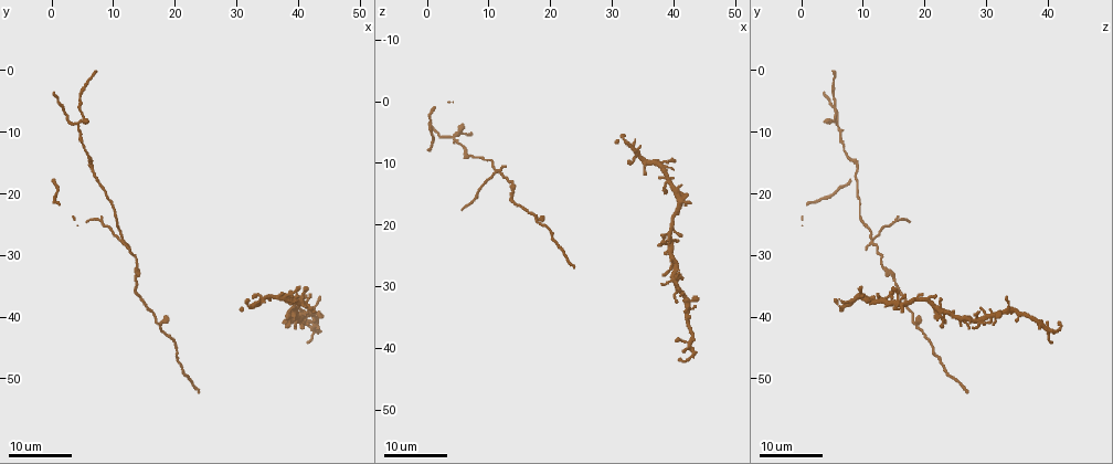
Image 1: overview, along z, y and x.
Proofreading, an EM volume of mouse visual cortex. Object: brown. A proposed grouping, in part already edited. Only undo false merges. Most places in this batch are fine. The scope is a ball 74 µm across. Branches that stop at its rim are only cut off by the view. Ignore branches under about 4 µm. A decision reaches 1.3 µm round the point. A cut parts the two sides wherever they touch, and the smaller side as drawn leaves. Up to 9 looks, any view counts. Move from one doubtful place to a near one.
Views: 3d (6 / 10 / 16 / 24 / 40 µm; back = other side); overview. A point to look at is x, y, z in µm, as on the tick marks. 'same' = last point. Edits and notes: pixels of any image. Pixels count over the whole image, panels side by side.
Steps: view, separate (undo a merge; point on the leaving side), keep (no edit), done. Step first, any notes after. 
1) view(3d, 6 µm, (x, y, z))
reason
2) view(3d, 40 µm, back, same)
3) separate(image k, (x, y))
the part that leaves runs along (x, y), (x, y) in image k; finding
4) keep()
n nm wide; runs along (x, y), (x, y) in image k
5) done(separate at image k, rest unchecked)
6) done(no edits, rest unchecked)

view(3d, 16 µm, (11.5, 27.0, 11.5))
thin arm on a thick one

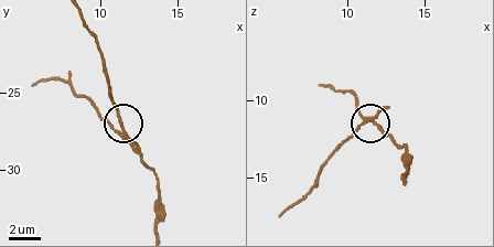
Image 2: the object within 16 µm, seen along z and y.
view(3d, 10 µm, (11.2, 27.4, 11.4))
zoom in

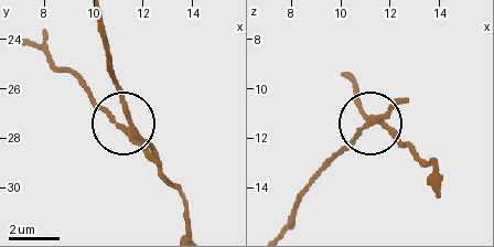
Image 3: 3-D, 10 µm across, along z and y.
separate(image 3, (151, 159))
180 nm wide; two neurons meet here

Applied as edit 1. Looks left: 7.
view(overview)

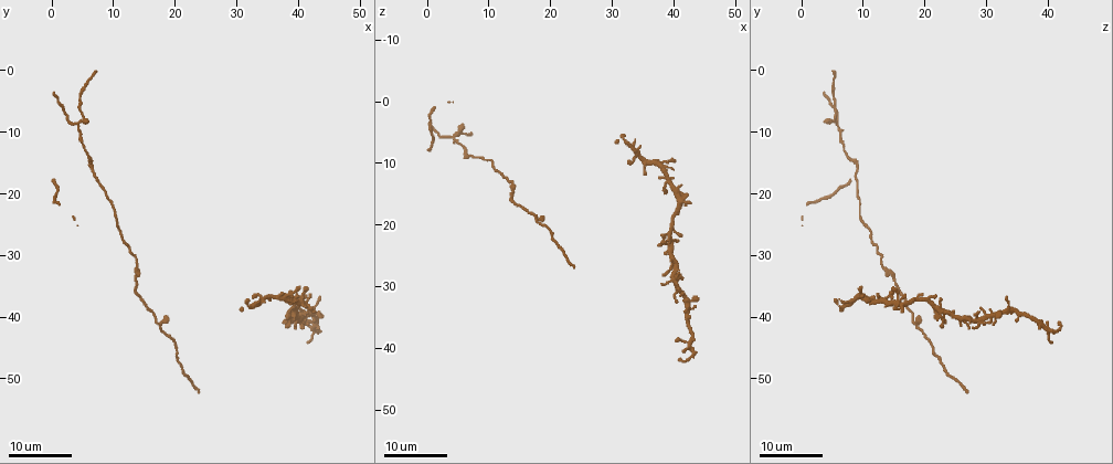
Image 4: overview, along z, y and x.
view(3d, 16 µm, (18.0, 41.5, 18.5))
thin arm on a thick one

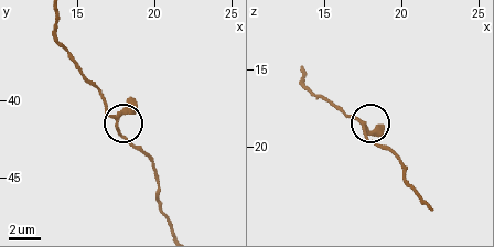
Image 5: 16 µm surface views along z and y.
view(3d, 6 µm, (17.4, 41.4, 18.6))

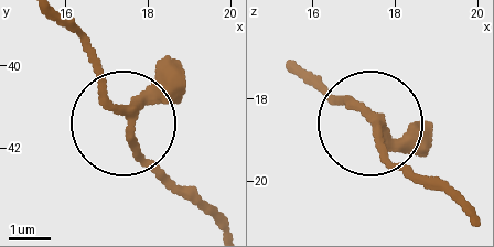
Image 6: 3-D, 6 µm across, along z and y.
keep()
3 arms; runs along (425, 127), (376, 137), (425, 186) in image 6; one neuron here

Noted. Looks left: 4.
view(3d, 24 µm, (6.5, 15.5, 9.5))

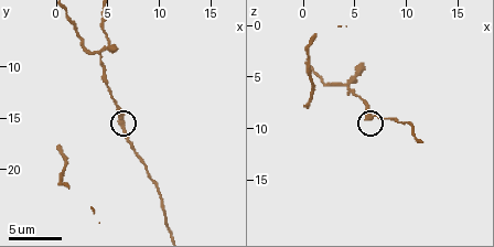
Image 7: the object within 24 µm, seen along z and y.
view(3d, 6 µm, (6.4, 15.6, 9.0))

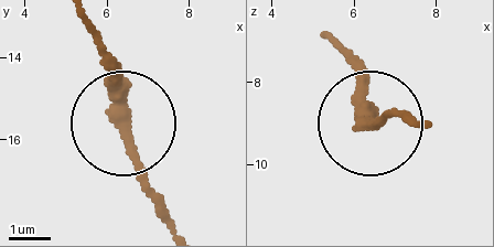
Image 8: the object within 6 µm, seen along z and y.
keep()
side arm 20 µm; runs along (421, 121), (396, 110), (375, 121), (357, 62) in image 8; continuous, no second neuron

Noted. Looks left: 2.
view(3d, 6 µm, (4.0, 8.6, 5.6))
looks like a crossing

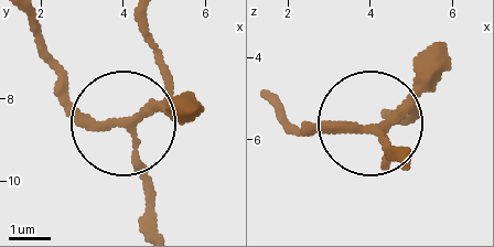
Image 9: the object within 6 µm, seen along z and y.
view(3d, 6 µm, back, (4.20, 8.50, 5.65))

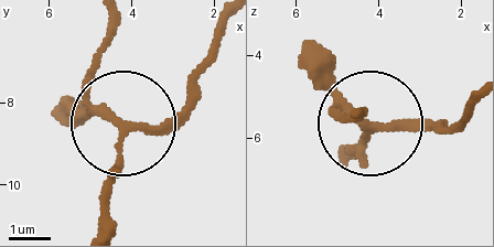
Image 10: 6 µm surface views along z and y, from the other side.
keep()
4 arms; runs along (101, 226), (126, 125), (164, 121), (213, 61) in image 10; all the same neuron

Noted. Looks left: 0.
done(separate at image 3, rest unchecked)

